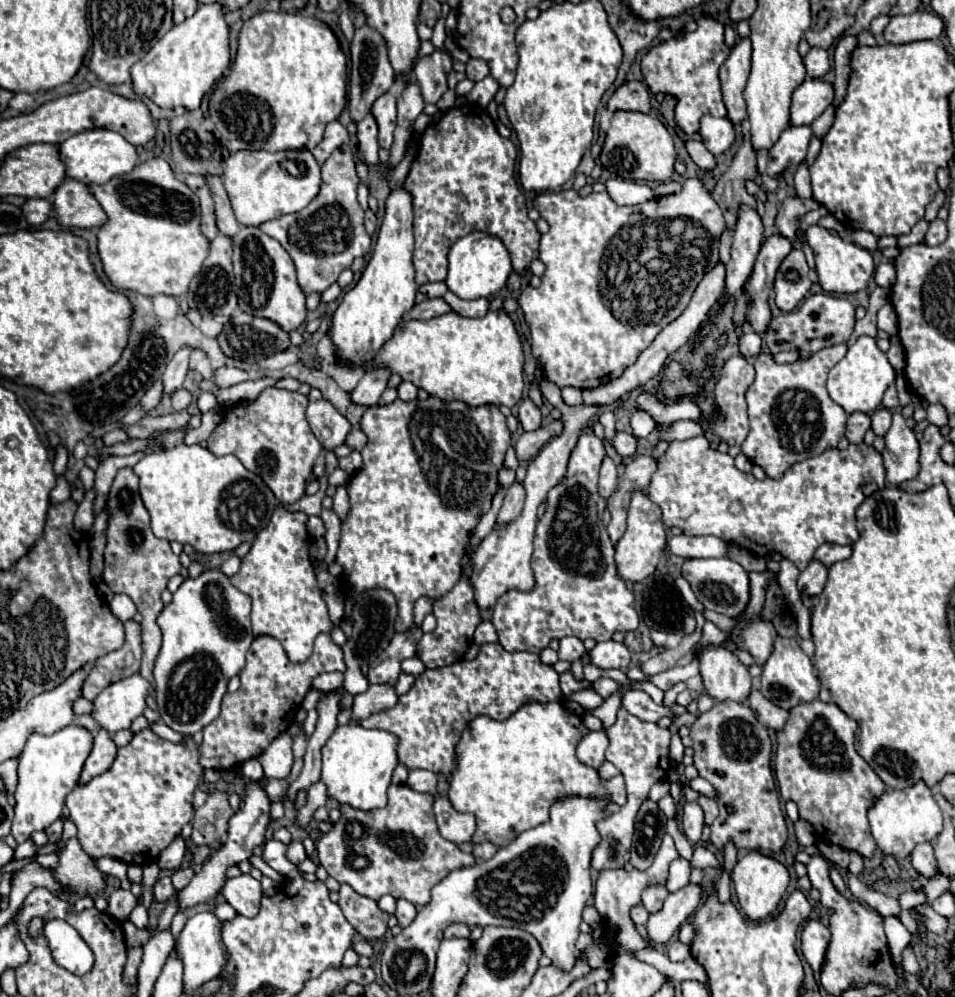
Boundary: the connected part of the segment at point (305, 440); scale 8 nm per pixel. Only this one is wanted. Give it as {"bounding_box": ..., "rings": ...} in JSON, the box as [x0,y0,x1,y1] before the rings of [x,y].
{"bounding_box":[207,388,323,506],"rings":[[[267,388],[255,402],[239,402],[225,408],[225,420],[209,436],[207,448],[217,456],[237,456],[247,470],[263,478],[283,506],[293,504],[305,494],[307,478],[313,472],[317,456],[323,452],[321,442],[313,436],[307,424],[307,404],[307,396],[299,392]]]}

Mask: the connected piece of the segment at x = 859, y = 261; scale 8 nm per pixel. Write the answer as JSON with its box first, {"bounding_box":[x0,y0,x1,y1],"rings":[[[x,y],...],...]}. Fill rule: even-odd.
{"bounding_box":[805,226,875,294],"rings":[[[809,226],[805,230],[805,234],[807,234],[807,244],[815,252],[817,274],[819,274],[819,282],[821,282],[823,290],[845,294],[845,292],[859,292],[859,290],[867,288],[875,270],[875,264],[869,250],[865,250],[853,242],[847,242],[841,236],[835,236],[821,226]]]}

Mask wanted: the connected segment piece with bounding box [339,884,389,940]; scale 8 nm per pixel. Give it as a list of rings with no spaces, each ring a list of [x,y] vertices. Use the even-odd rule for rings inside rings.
[[[341,884],[339,890],[339,906],[351,926],[365,938],[377,940],[387,932],[389,914],[379,910],[377,902],[357,894],[349,884]]]

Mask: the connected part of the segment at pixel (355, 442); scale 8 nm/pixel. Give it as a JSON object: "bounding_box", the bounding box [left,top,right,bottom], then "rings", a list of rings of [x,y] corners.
{"bounding_box":[345,426,367,450],"rings":[[[353,426],[351,432],[347,434],[345,444],[347,444],[351,450],[361,450],[361,448],[367,444],[367,436],[363,434],[363,430],[361,430],[359,426]]]}

